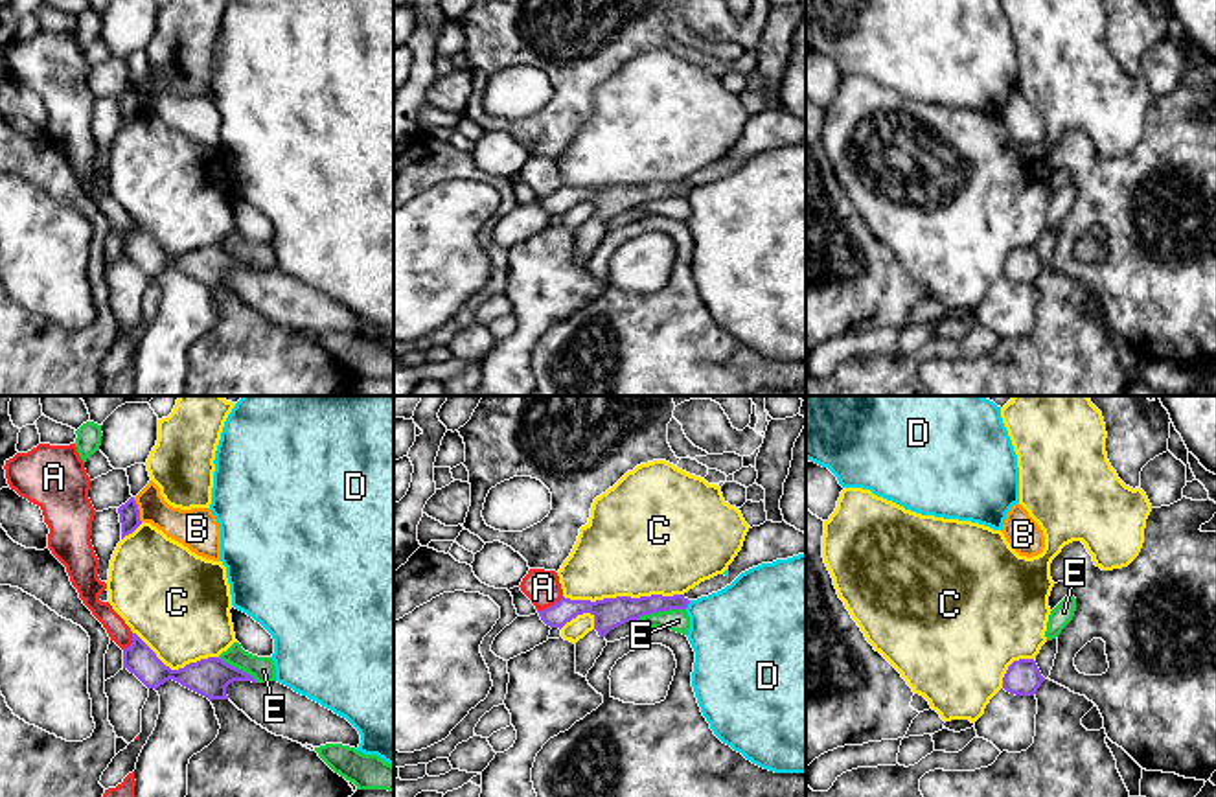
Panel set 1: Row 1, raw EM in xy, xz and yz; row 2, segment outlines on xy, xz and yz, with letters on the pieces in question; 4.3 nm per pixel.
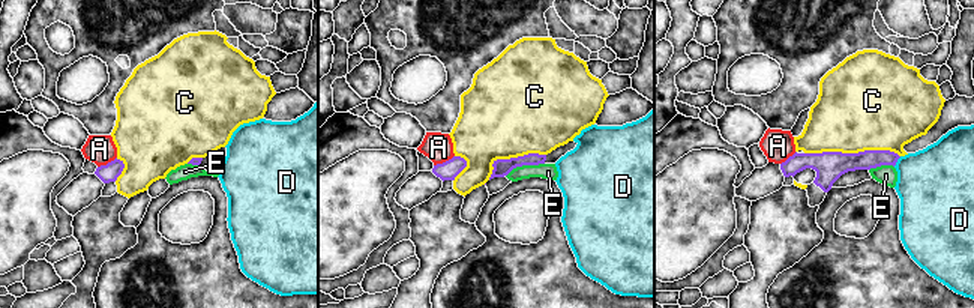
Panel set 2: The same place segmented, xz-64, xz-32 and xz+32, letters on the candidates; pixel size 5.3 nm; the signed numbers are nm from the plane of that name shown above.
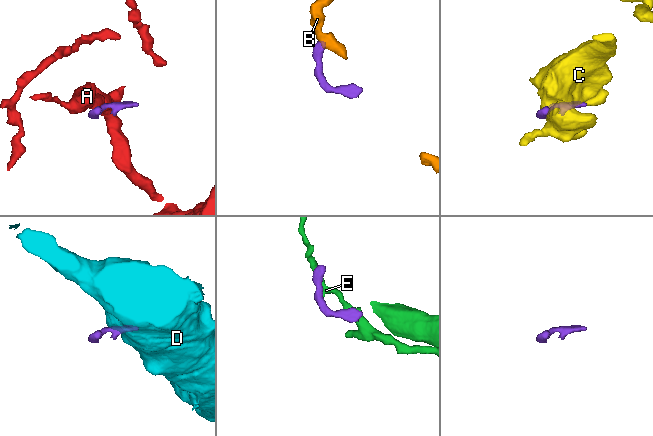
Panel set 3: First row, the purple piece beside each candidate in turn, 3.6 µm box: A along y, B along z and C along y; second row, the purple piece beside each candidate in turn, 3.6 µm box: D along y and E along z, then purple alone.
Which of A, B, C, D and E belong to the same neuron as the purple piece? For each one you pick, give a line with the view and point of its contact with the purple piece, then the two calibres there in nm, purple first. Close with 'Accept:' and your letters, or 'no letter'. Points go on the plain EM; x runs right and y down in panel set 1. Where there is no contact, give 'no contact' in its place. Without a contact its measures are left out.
Accept: no letter

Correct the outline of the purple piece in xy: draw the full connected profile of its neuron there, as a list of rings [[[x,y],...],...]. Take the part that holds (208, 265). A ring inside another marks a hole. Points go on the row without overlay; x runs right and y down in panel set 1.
[[[132,221],[132,232],[123,237],[123,256],[134,261],[147,276],[156,278],[160,272],[173,267],[210,289],[228,287],[226,274],[234,269],[256,271],[254,263],[219,245],[201,247],[184,256],[171,258],[136,221]]]

